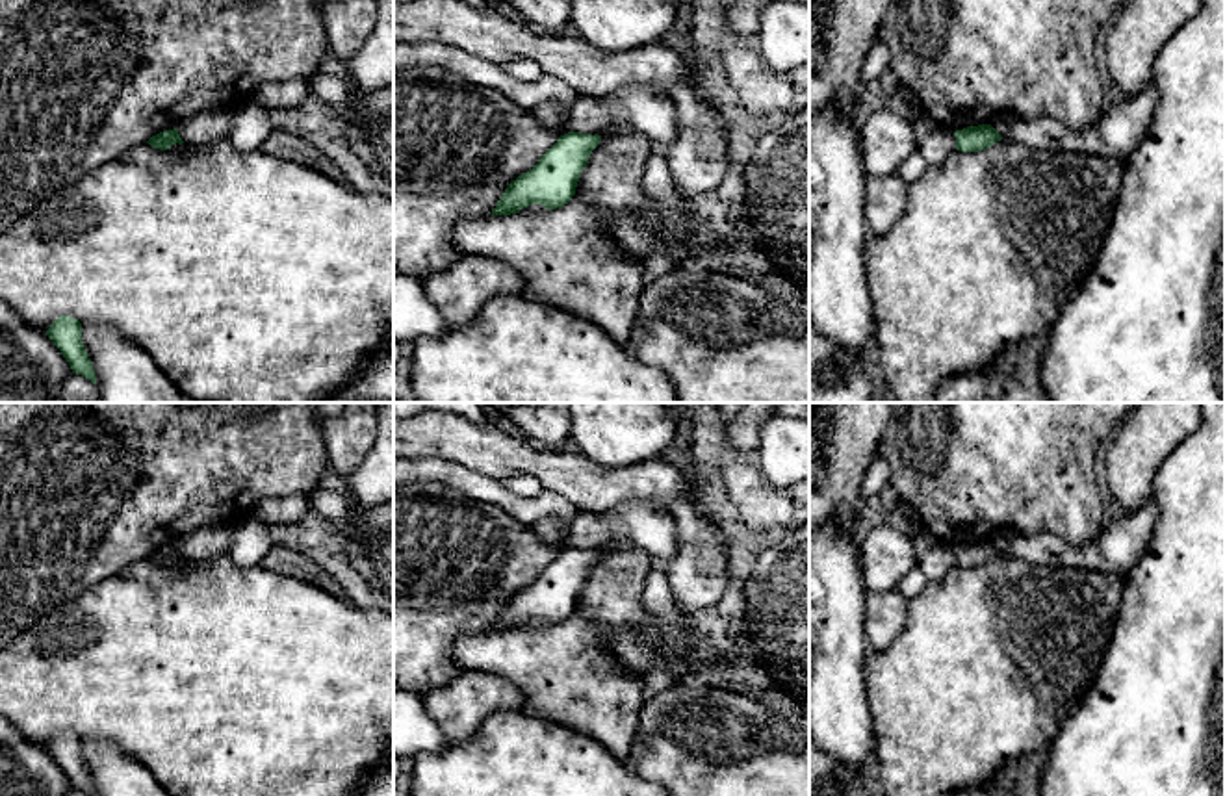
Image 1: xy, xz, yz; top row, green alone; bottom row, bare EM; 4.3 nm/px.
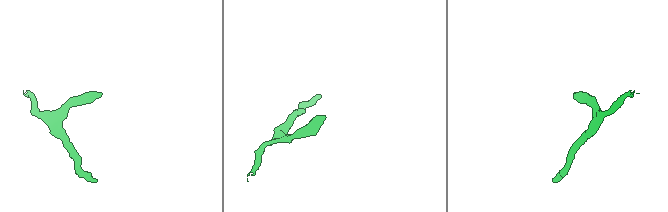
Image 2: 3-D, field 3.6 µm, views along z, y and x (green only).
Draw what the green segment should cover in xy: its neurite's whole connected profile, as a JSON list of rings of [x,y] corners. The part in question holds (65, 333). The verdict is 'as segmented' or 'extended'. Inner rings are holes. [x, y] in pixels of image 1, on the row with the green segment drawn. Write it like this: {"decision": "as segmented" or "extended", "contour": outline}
{"decision": "as segmented", "contour": [[[59,315],[46,330],[46,336],[61,351],[72,373],[82,375],[97,384],[91,358],[82,341],[82,323],[78,319]]]}

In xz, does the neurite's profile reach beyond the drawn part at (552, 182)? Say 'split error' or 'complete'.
complete

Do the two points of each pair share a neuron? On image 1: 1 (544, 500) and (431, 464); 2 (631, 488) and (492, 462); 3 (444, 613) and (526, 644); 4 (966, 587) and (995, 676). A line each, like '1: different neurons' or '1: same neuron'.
1: same neuron
2: same neuron
3: different neurons
4: same neuron

